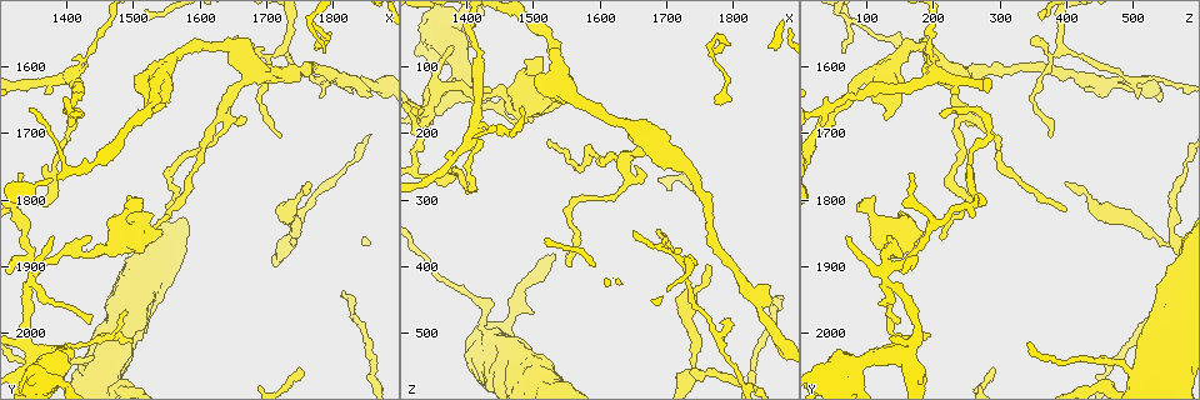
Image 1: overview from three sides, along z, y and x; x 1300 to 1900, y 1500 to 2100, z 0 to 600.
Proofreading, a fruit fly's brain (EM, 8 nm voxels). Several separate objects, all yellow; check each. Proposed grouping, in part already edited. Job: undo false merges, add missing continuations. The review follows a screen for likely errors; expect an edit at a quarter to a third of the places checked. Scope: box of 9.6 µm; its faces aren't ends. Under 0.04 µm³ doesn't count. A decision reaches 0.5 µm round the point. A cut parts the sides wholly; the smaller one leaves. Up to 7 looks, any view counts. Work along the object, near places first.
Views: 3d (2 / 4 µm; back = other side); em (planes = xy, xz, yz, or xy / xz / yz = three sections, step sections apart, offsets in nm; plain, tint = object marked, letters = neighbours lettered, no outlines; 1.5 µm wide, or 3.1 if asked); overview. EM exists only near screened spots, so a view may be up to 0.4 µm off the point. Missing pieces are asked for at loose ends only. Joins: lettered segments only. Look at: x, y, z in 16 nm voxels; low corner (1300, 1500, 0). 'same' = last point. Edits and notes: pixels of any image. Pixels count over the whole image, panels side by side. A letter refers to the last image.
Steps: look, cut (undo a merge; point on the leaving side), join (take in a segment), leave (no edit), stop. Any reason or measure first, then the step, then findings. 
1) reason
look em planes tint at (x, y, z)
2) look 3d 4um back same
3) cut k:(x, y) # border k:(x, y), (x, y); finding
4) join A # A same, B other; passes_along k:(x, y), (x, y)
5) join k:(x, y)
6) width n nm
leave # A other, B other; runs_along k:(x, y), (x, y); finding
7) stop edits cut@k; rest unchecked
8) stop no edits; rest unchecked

an open end
look em planes tint at (1515, 1800, 105)

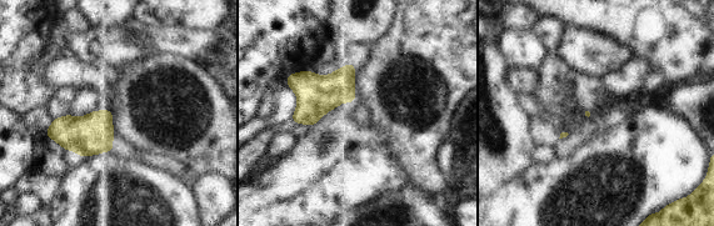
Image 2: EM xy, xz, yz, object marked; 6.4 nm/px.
what lies round it
look em planes letters same

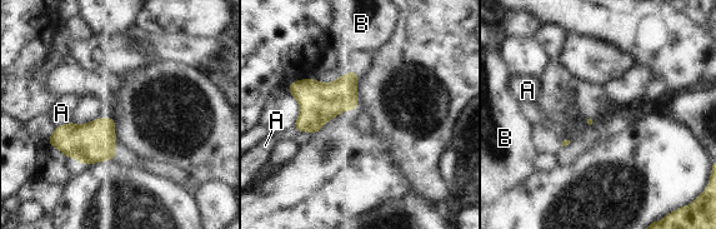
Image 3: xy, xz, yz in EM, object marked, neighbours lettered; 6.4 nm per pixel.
longest_contact A 120 nm
leave # A other, B other; border 3:(71, 120), (55, 127); no lettered segment goes on from it

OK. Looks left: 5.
three arms meet
look em xz step 4 tint at (1650, 1685, 250)

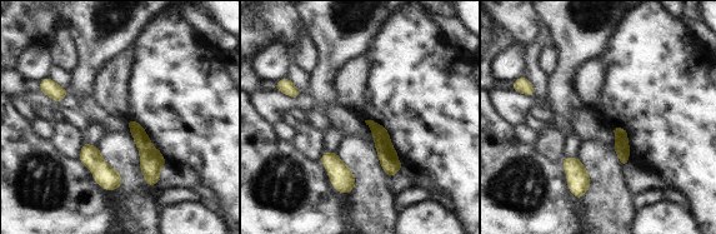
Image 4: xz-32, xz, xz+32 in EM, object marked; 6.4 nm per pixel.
look em planes letters same

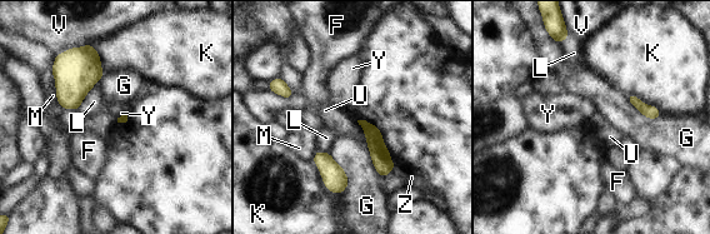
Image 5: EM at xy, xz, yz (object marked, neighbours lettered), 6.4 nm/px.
leave # F other, G other, K other, L other, M other, U other, V other, Y other, Z other; no lettered segment goes on from it

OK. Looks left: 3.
thin end
look 3d 4um at (1430, 1595, 190)

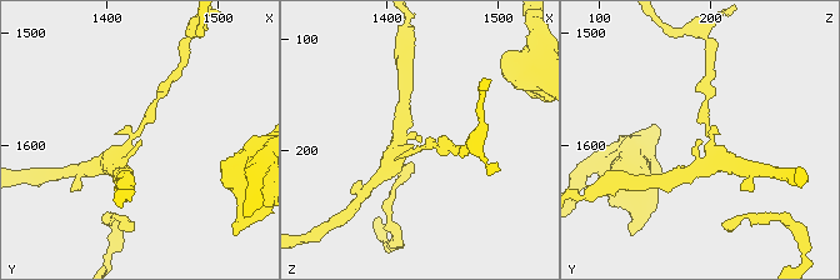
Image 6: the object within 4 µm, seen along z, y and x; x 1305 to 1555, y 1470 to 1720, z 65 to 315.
look em xz step 8 tint at (1432, 1596, 188)

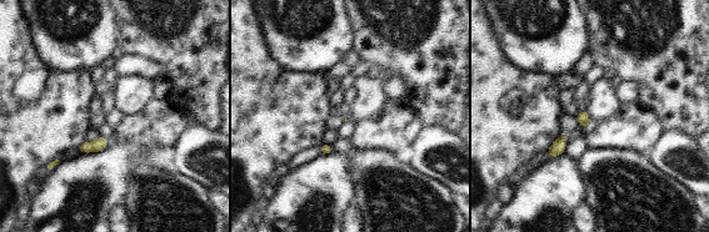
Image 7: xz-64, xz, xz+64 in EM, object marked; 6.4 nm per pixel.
look em yz step 4 letters same

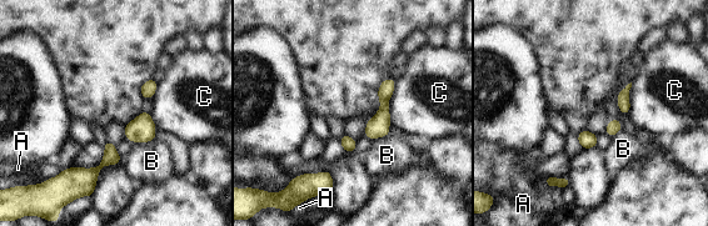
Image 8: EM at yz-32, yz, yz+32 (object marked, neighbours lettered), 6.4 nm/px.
longest_contact C 280 nm
leave # A other, B other, C other; border 8:(155, 139), (133, 144); none of them fits

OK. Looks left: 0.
stop no edits; rest unchecked

